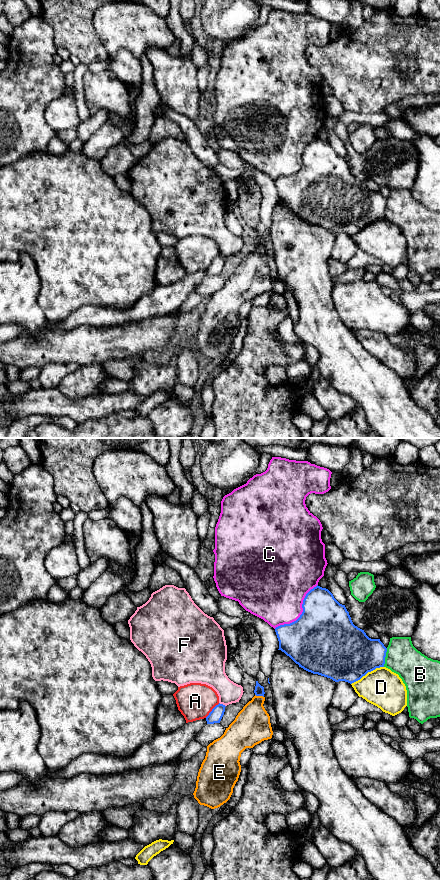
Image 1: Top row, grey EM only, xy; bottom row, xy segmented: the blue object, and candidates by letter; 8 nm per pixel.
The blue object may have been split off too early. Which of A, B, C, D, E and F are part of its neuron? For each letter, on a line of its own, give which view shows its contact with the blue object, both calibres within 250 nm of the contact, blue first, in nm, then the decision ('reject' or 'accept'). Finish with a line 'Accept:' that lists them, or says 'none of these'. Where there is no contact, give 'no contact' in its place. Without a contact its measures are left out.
A: xy | 110/300 nm | reject
B: xy | 360/260 nm | reject
C: xy | 500/440 nm | reject
D: xy | 460/300 nm | reject
E: xy | 80/300 nm | reject
F: xy | 110/190 nm | reject
Accept: none of these

